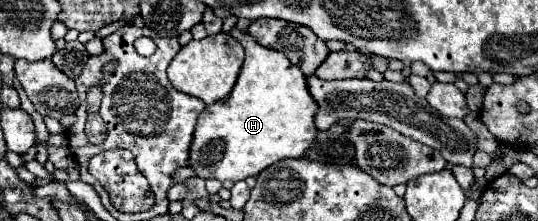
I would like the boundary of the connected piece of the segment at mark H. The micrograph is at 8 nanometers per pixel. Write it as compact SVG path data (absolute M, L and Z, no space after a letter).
M235 29L231 35L235 35L235 39L245 49L243 67L229 97L213 105L207 105L199 115L187 165L201 179L219 179L235 183L247 177L257 177L263 169L277 163L279 159L301 159L317 135L317 127L313 123L317 103L307 93L307 81L301 69L295 67L287 57L283 57L283 53L259 45L247 31Z

